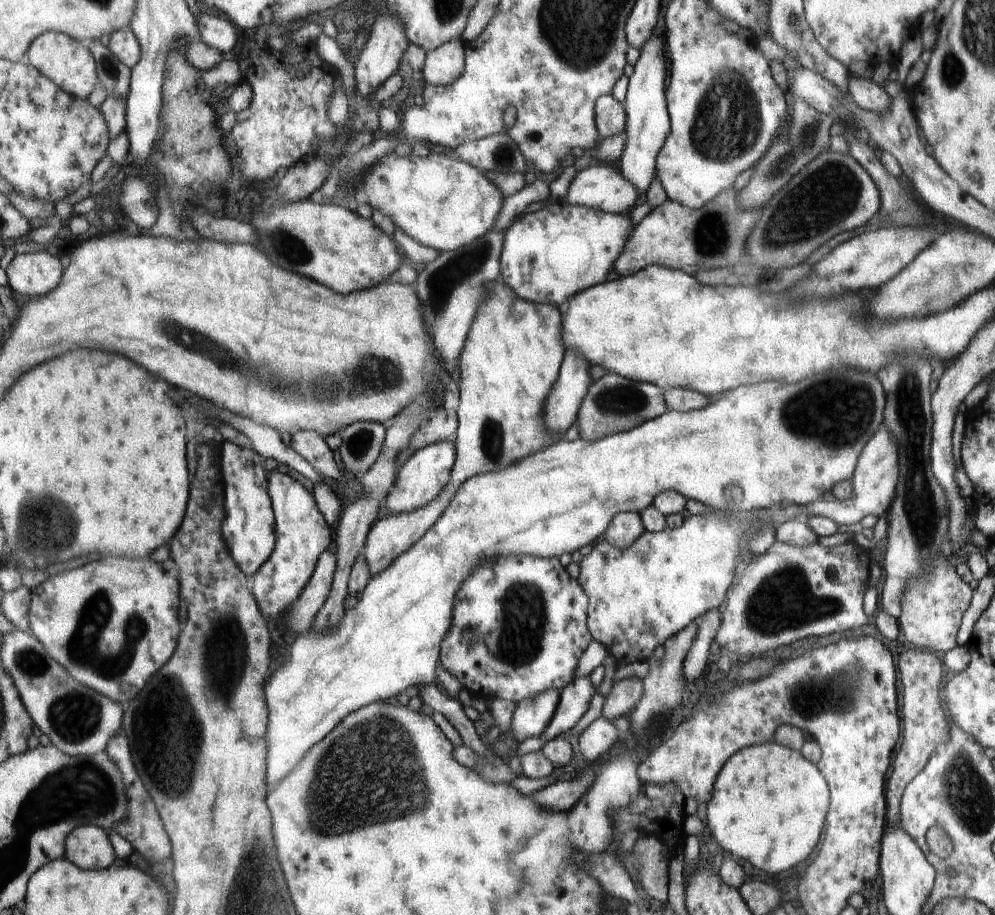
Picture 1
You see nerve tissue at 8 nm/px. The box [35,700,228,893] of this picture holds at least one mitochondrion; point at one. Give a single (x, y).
(171, 772)

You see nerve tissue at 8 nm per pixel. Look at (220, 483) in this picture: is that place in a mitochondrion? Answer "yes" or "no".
no

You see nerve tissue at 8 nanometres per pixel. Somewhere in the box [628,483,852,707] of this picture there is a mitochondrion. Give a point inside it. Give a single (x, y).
(785, 602)

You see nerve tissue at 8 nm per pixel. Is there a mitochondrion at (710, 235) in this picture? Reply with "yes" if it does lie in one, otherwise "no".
yes

